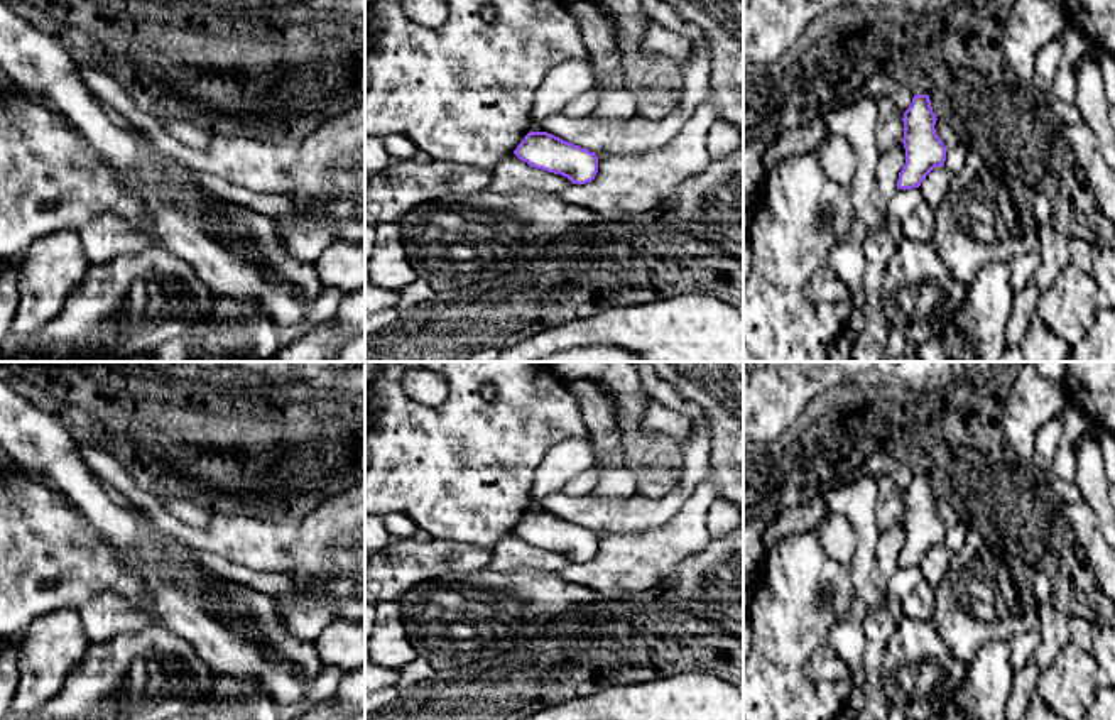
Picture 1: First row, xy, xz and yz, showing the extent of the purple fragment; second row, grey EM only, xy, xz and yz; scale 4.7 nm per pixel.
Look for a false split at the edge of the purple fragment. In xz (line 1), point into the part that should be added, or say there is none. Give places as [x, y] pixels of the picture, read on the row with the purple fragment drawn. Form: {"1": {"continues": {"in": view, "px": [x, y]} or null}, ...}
{"1": {"continues": null}}

